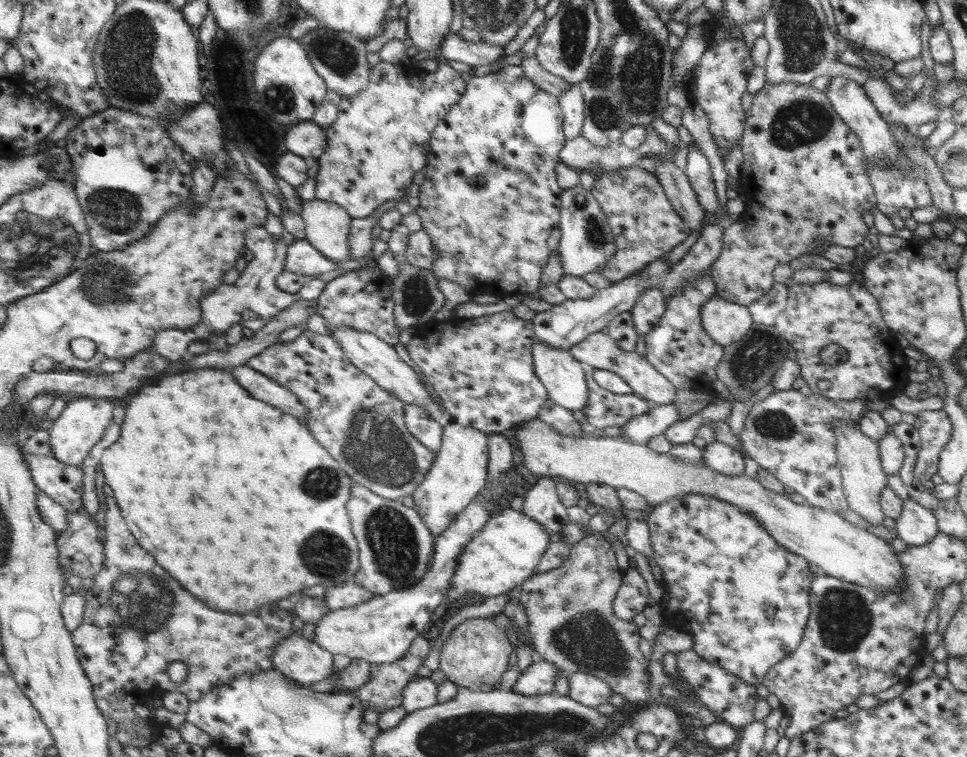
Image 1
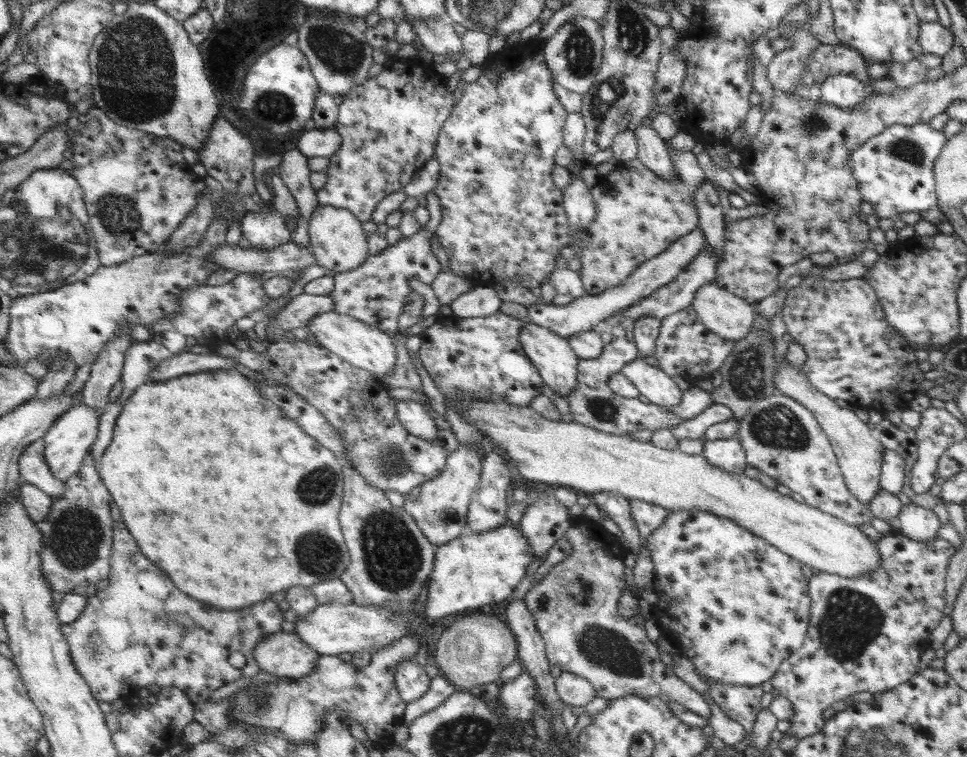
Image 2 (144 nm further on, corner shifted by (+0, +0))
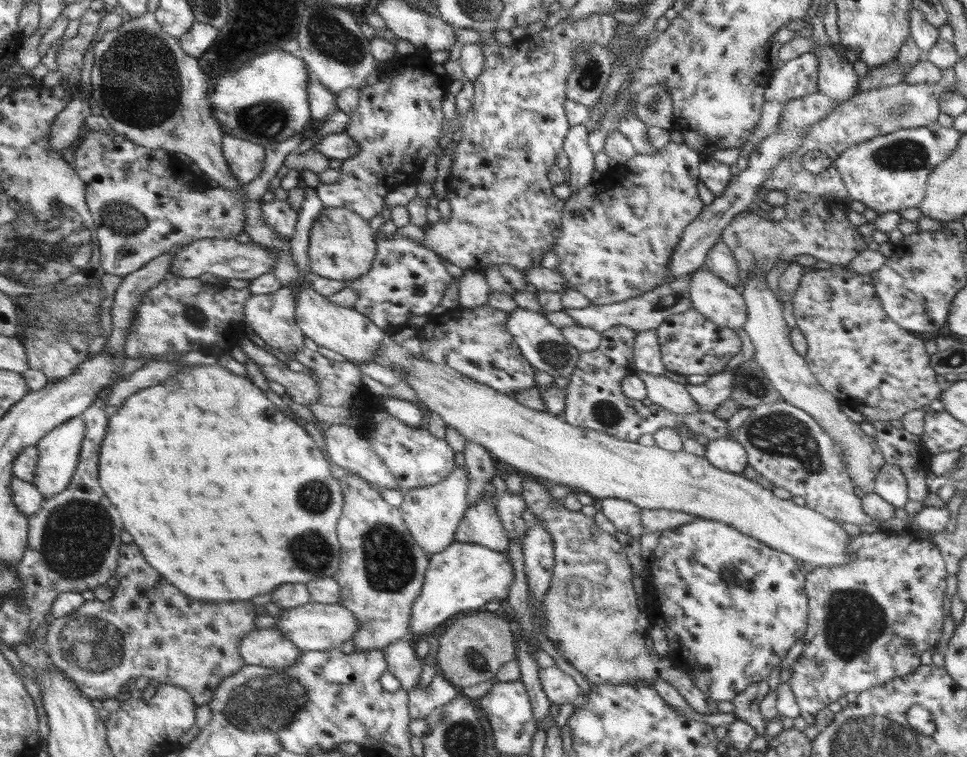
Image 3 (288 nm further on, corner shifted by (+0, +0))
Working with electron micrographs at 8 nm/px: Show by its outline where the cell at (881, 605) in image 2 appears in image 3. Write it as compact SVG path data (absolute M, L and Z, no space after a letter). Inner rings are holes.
M877 530L873 534L859 534L859 536L851 536L851 544L849 544L849 552L853 552L853 564L849 562L843 568L813 568L813 572L805 574L805 596L809 600L809 616L807 616L807 632L801 638L801 654L797 656L797 660L793 662L793 666L789 668L793 674L789 674L789 688L795 696L795 702L799 706L799 716L807 722L807 726L815 726L815 714L817 710L827 708L829 702L837 702L841 696L845 696L847 692L865 692L865 690L873 690L885 682L893 682L893 678L905 678L907 674L913 674L919 666L921 666L921 656L935 652L937 640L941 636L941 628L943 628L943 600L945 600L945 590L947 590L947 570L945 570L945 562L941 558L941 552L935 544L929 542L921 542L921 540L913 540L909 536L891 536L885 530Z

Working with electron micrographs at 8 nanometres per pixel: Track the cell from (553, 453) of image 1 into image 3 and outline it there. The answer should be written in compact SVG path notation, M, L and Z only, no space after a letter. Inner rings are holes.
M389 336L385 356L381 358L379 364L391 366L393 362L405 366L405 370L409 372L409 384L417 392L419 400L423 400L431 412L437 412L445 420L447 426L455 428L463 438L481 442L489 452L493 452L493 456L501 464L509 464L527 476L549 482L551 486L561 484L575 492L585 492L595 500L619 498L619 500L633 502L639 508L665 508L665 510L677 510L677 512L691 514L693 518L715 520L725 526L731 526L733 530L737 530L749 538L757 538L757 542L765 544L767 548L779 550L779 552L787 554L789 558L799 560L811 568L821 568L821 566L843 568L849 562L853 564L855 556L853 556L853 552L849 552L851 536L843 530L843 524L829 520L829 518L817 514L817 510L811 510L807 506L797 506L797 504L793 504L793 500L781 500L781 498L773 496L771 490L763 488L761 484L757 484L749 478L743 478L741 474L731 474L731 472L719 470L719 468L711 466L703 456L695 456L695 454L681 452L681 450L669 452L655 444L641 446L637 442L619 440L611 434L603 434L603 432L591 430L587 426L573 426L573 424L565 422L563 416L551 416L549 412L529 408L513 396L507 396L499 390L493 390L491 386L471 380L465 374L459 374L451 366L433 364L423 354L415 362Z

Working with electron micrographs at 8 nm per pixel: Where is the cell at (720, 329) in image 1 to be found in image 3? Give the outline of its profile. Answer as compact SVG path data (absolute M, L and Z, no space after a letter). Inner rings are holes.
M705 268L689 274L689 300L707 322L721 330L741 330L747 322L743 294Z

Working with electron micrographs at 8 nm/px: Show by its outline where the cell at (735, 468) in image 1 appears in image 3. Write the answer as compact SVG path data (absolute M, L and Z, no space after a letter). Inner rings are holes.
M719 438L719 440L709 440L705 446L703 458L725 472L731 474L741 474L749 464L743 446L735 438Z

